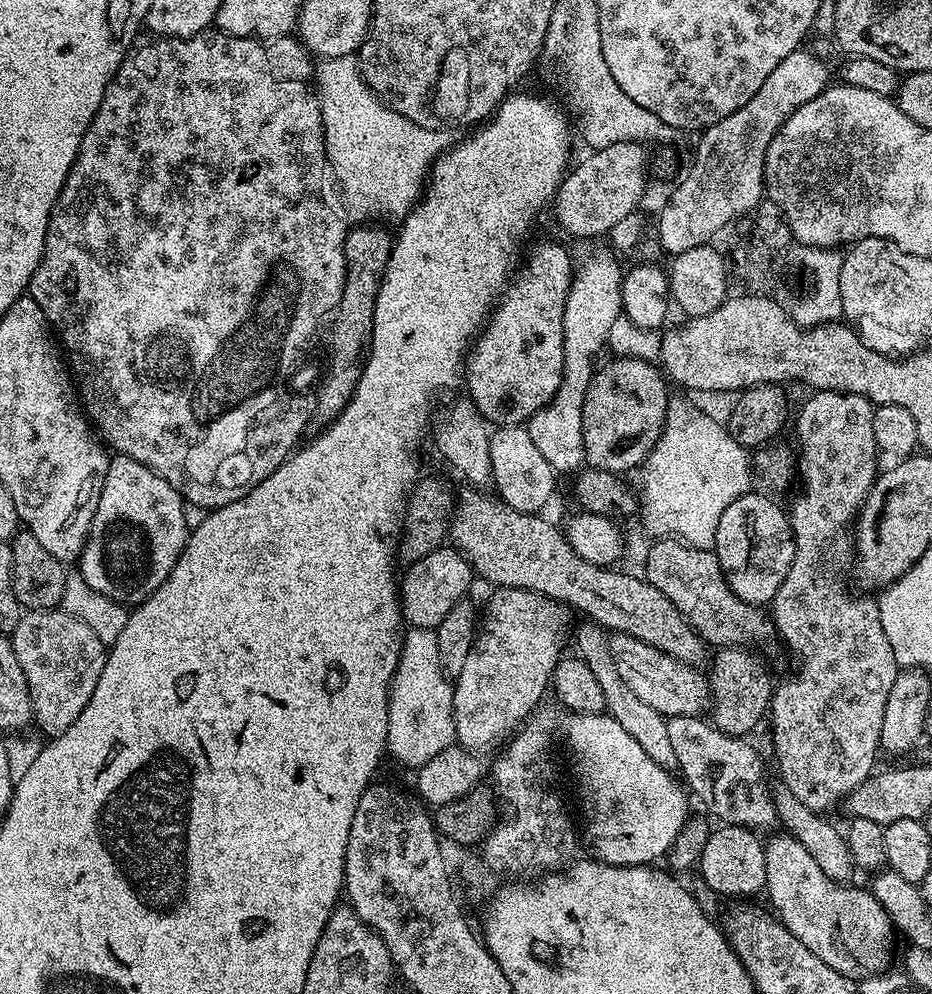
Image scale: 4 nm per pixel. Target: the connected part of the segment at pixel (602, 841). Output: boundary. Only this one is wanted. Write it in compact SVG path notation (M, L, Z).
M575 713L568 716L568 748L572 751L572 764L576 767L576 792L580 795L580 812L584 815L584 832L582 828L582 840L588 843L588 848L593 857L603 862L603 864L613 864L614 866L638 866L646 864L649 866L657 863L656 859L667 857L671 850L675 839L678 838L679 831L688 820L690 815L690 807L688 808L689 793L686 791L685 785L664 765L654 762L654 758L650 758L650 754L646 754L646 750L642 750L642 746L638 746L638 742L634 742L634 738L630 738L630 734L626 734L626 730L622 730L622 726L614 717L600 713Z

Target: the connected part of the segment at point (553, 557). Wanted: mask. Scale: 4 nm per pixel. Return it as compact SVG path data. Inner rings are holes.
M471 486L465 487L465 492L459 493L454 504L454 511L450 521L450 540L462 553L465 560L472 566L473 573L484 580L489 580L496 588L527 588L528 591L556 603L569 606L577 613L583 614L609 633L621 632L630 638L638 638L638 642L646 642L646 646L654 646L672 658L678 658L683 664L700 666L700 663L709 655L709 645L690 626L690 622L643 575L631 576L628 572L615 572L615 567L600 568L596 564L586 562L586 558L578 558L568 544L567 535L560 532L548 520L543 520L543 515L531 512L519 512L508 507L503 500L484 496L483 491Z

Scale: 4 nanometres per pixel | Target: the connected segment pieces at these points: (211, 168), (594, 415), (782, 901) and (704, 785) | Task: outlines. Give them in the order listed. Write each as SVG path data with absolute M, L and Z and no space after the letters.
M205 30L190 38L169 36L152 38L149 41L149 44L144 44L141 48L133 47L124 57L122 66L109 82L106 94L82 138L82 146L78 150L76 160L72 163L71 170L67 172L66 182L54 202L54 210L50 214L48 233L44 243L44 253L38 262L38 270L34 270L32 281L28 283L27 295L32 296L34 302L38 302L38 306L42 306L44 319L54 329L55 335L66 353L66 364L74 377L74 384L78 389L83 411L94 425L95 431L102 437L103 443L113 453L134 458L139 464L144 464L162 478L166 478L166 482L170 482L170 486L179 490L189 505L211 510L226 506L230 502L250 494L250 490L254 486L258 486L258 482L262 482L270 474L274 474L274 470L278 470L278 466L284 463L301 443L300 435L303 434L308 423L314 420L316 397L312 394L303 396L300 392L292 392L292 375L295 374L296 367L303 362L304 351L307 350L312 335L315 332L317 335L328 311L334 306L338 306L338 298L342 298L342 286L346 274L344 236L347 234L350 224L349 221L346 222L340 217L338 185L335 176L330 171L328 151L324 145L324 123L322 122L320 97L314 87L314 60L299 39L277 38L271 42L265 42L251 36L231 36L219 30Z
M631 358L613 361L592 374L586 402L582 402L582 442L589 469L625 474L643 465L663 434L670 384L653 361Z
M781 834L772 836L764 844L766 858L766 897L772 903L771 909L778 919L788 928L789 932L798 938L799 942L808 946L810 950L822 958L827 966L832 966L840 975L849 978L869 978L883 973L892 960L892 936L894 927L892 919L882 910L882 902L874 898L874 894L867 887L850 888L847 883L831 880L822 872L818 863L810 856L802 843L792 835Z
M673 716L668 720L668 729L670 750L687 791L695 799L697 796L715 819L717 816L725 825L739 824L753 830L777 823L774 792L768 789L764 764L755 746L747 744L745 737L719 732L700 716Z

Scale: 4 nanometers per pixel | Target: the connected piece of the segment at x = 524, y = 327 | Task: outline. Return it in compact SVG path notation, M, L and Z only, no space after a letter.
M540 244L529 254L528 261L522 268L523 264L504 289L490 313L490 319L475 337L466 356L467 395L481 416L492 426L523 425L539 408L546 406L554 398L564 373L562 314L574 279L572 256L560 244Z

